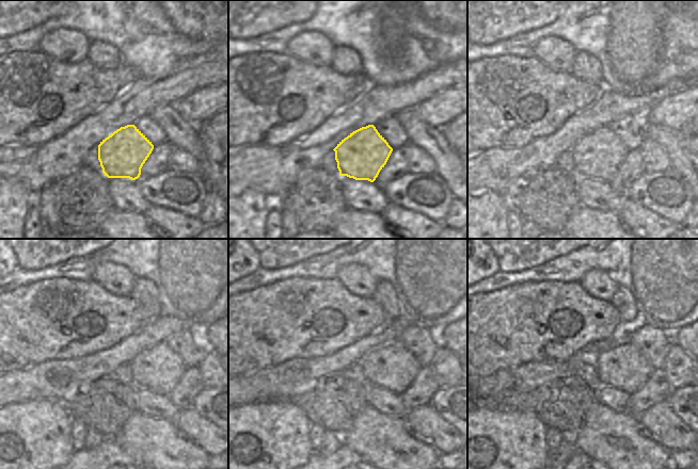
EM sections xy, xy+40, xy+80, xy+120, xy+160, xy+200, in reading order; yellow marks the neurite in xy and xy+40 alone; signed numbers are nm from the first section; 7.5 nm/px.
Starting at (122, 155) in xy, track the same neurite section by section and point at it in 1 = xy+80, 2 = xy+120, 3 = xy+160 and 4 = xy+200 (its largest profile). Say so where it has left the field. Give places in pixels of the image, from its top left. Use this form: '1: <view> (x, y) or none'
1: xy+80 (599, 155)
2: xy+120 (105, 404)
3: xy+160 (333, 404)
4: xy+200 (561, 403)

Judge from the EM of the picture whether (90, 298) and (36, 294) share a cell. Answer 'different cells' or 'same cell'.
same cell

